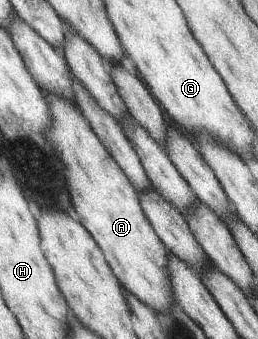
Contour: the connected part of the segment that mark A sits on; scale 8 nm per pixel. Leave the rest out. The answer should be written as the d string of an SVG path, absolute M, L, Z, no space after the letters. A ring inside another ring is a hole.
M46 94L51 122L45 138L65 167L65 182L73 214L103 251L112 273L124 291L134 294L153 310L166 311L176 304L169 278L168 251L148 223L139 193L125 171L108 153L90 122L77 106L58 94Z

